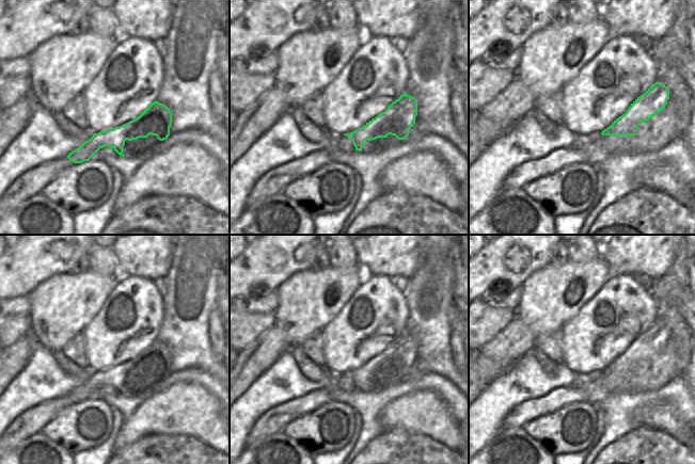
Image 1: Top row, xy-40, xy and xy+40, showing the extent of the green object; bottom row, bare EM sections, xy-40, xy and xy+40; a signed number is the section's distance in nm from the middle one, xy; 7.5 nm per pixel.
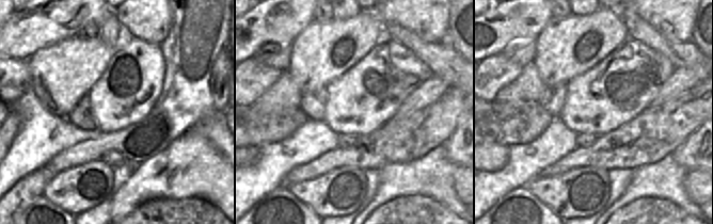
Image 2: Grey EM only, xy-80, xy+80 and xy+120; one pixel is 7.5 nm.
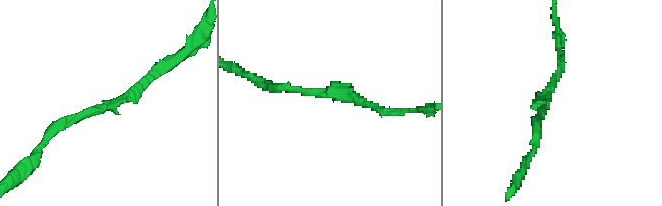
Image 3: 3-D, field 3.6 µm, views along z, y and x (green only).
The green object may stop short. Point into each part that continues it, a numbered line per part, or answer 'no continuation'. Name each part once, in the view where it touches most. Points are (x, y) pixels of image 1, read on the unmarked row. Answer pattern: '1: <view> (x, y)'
no continuation

